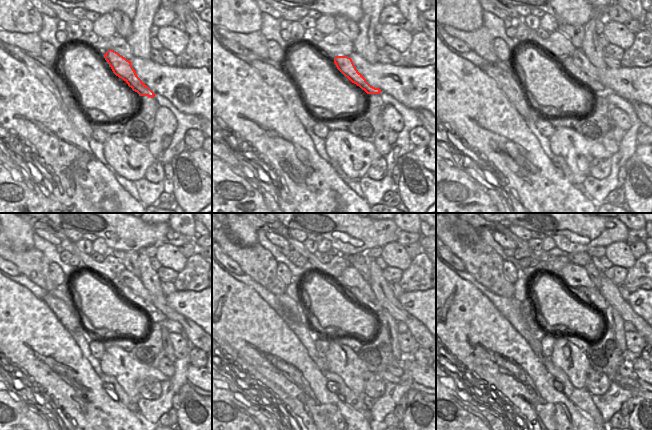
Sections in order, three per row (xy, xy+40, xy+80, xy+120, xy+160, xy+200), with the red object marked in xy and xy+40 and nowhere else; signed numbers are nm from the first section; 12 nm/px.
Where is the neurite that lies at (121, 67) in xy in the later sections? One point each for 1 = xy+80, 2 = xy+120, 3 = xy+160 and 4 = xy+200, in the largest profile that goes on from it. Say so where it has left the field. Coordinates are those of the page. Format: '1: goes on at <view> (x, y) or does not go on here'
1: goes on at xy+80 (567, 62)
2: goes on at xy+120 (148, 307)
3: goes on at xy+160 (359, 296)
4: goes on at xy+200 (593, 296)

